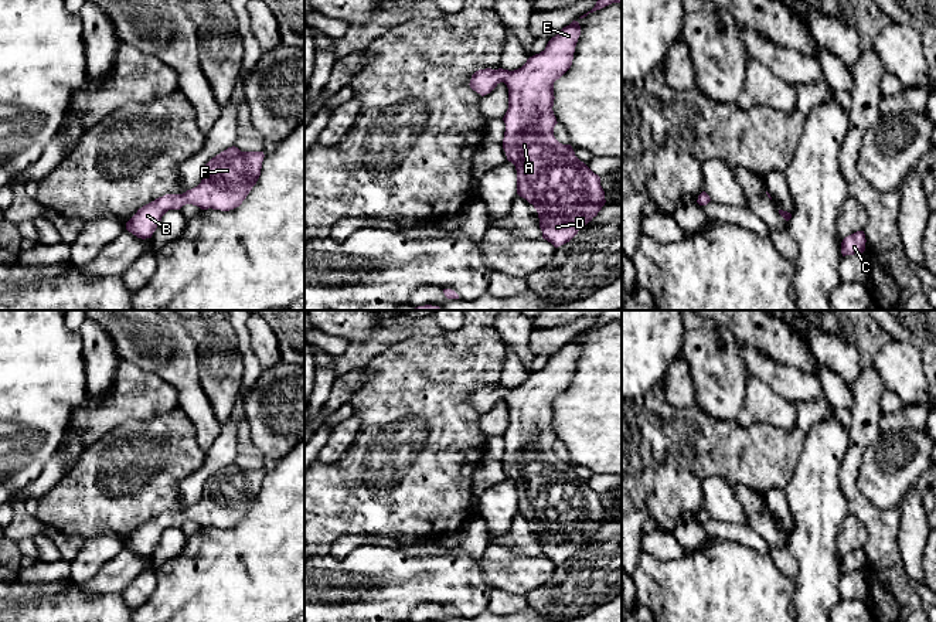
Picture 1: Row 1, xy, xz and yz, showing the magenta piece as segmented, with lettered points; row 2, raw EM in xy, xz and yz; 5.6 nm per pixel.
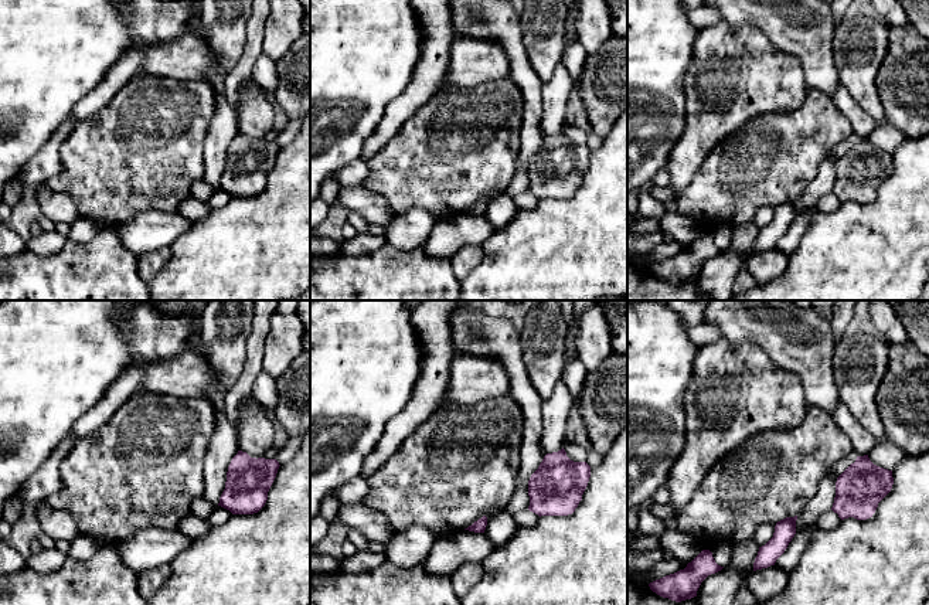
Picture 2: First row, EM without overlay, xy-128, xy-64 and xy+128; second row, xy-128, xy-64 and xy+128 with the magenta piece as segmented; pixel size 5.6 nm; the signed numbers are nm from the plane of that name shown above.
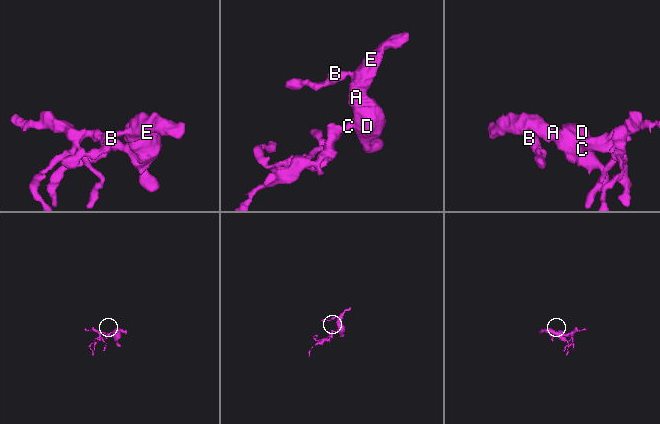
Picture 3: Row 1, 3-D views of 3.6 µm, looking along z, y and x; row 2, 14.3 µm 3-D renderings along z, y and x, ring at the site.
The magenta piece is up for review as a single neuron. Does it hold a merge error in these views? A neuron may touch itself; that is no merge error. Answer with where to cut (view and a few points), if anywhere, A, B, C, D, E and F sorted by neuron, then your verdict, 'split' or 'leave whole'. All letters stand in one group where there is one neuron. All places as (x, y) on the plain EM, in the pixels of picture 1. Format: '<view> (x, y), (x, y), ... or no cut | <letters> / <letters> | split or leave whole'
no cut | A B C D E F | leave whole

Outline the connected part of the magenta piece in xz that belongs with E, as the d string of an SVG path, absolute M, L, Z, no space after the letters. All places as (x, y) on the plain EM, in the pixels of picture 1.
M573 337L521 385L479 387L469 401L481 414L500 400L507 402L503 466L517 487L517 511L534 523L542 555L555 565L569 560L606 520L600 494L554 453L554 400L571 385L579 353Z

